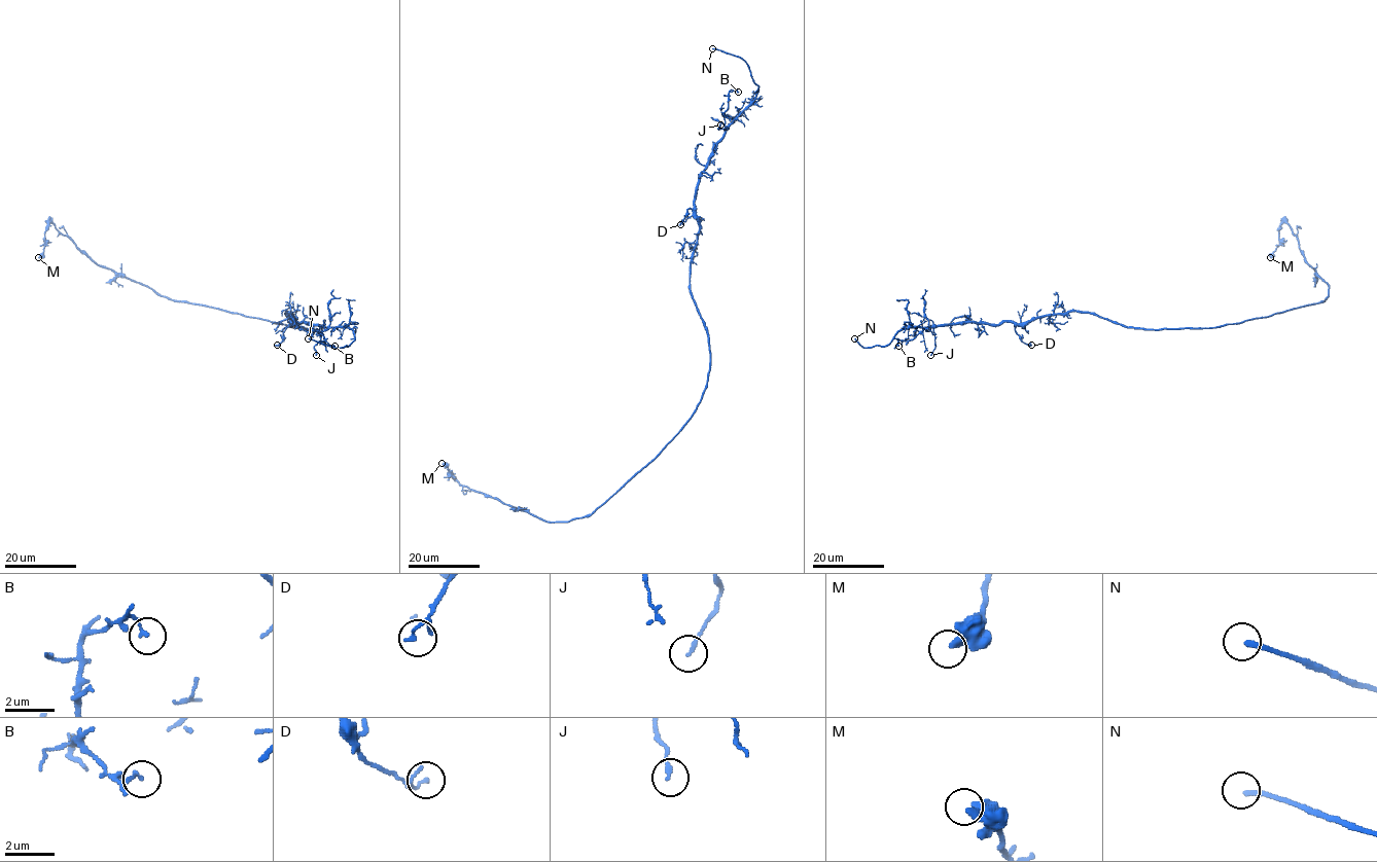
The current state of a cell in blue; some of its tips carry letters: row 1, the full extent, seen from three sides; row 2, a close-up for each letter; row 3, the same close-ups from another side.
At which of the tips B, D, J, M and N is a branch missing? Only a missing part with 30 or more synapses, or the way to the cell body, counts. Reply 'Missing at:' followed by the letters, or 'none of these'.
Missing at: N

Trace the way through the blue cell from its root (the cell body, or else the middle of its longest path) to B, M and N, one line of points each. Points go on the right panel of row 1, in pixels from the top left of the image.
B: (1186, 327), (1127, 327), (1089, 313), (1068, 311), (1020, 323), (932, 325), (912, 339), (899, 340), (898, 346)
M: (1186, 327), (1241, 323), (1328, 296), (1328, 286), (1306, 261), (1285, 222), (1270, 257)
N: (1186, 327), (1127, 327), (1089, 313), (1068, 311), (1020, 323), (908, 327), (885, 346), (863, 348), (854, 338)

